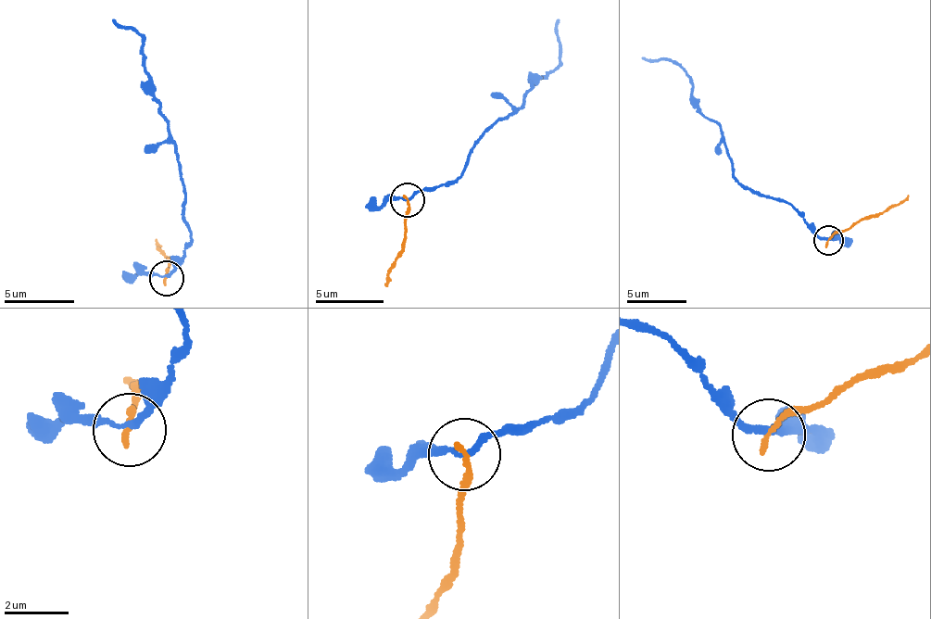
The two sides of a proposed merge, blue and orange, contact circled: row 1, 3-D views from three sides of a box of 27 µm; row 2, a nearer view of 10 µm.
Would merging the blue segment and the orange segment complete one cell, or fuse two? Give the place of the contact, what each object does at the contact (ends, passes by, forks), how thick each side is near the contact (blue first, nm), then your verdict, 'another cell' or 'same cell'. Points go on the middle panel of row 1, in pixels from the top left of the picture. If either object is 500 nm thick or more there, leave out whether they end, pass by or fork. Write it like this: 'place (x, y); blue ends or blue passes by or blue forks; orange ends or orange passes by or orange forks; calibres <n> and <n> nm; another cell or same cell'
place (407, 199); blue passes by; orange ends; calibres 150 and 180 nm; another cell

